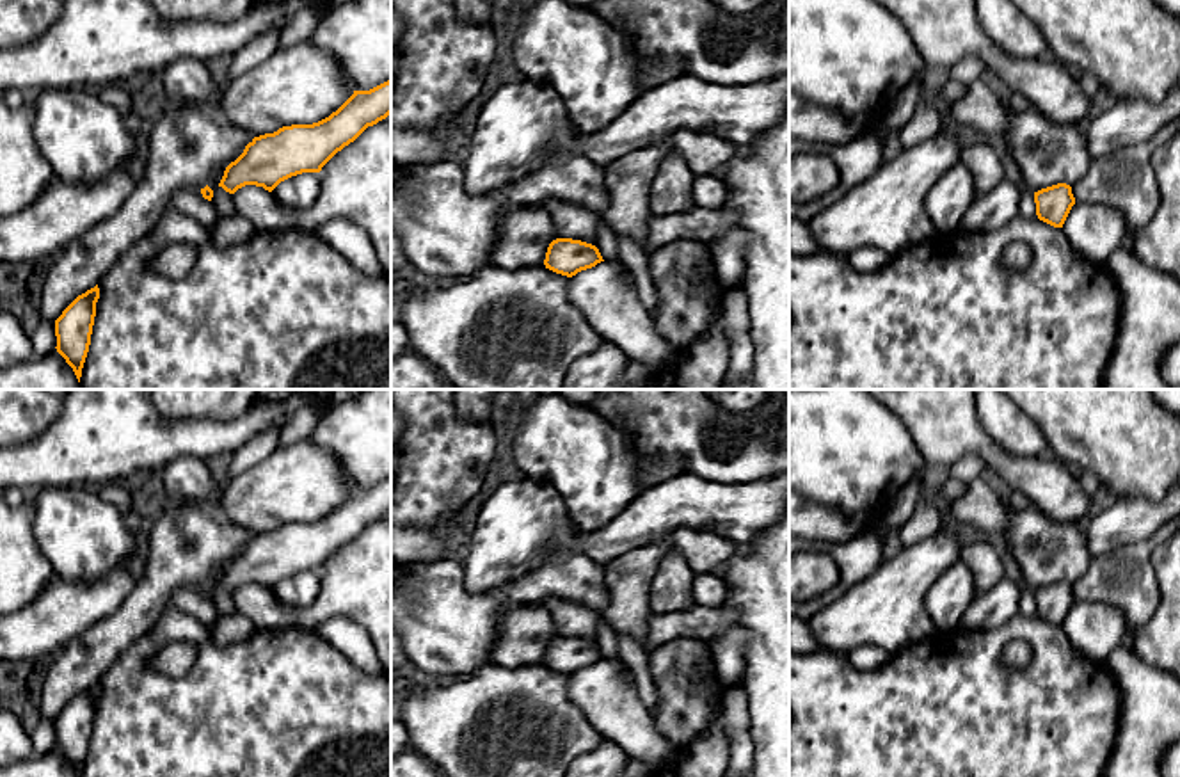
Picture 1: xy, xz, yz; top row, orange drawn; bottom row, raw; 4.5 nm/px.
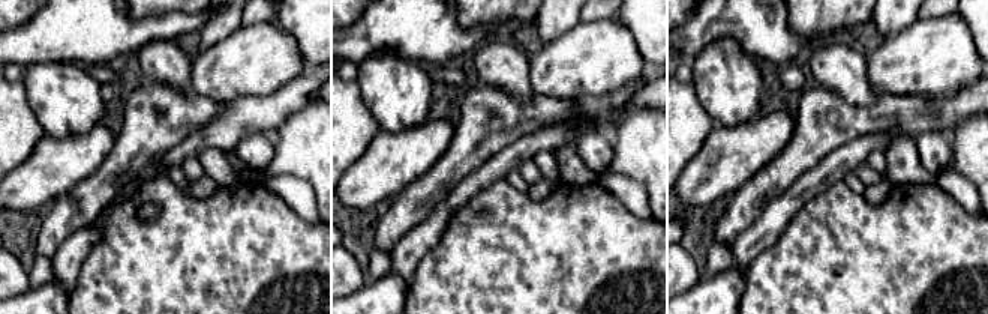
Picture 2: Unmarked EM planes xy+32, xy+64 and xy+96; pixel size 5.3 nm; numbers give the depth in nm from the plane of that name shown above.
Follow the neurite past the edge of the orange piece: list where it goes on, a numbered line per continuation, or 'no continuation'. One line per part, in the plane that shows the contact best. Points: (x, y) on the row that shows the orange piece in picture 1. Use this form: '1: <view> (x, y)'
no continuation

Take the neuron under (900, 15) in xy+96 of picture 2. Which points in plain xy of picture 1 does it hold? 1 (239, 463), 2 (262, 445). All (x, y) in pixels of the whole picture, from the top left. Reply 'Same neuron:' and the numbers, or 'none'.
Same neuron: 1, 2

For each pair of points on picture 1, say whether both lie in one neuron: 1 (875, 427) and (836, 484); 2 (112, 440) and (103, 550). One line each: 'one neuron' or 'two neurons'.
1: one neuron
2: two neurons

